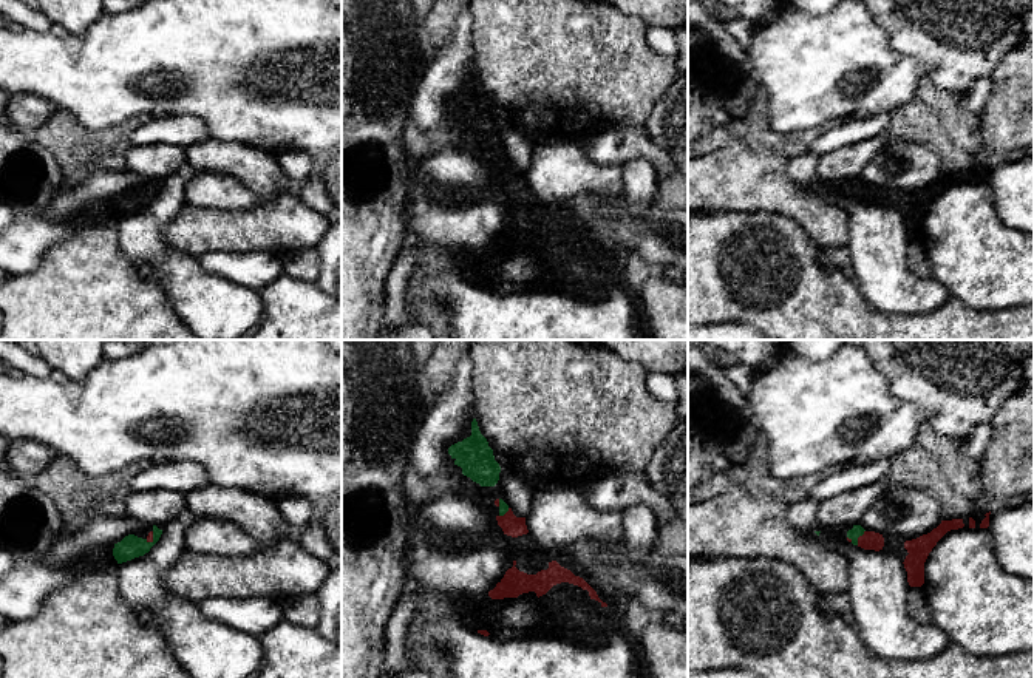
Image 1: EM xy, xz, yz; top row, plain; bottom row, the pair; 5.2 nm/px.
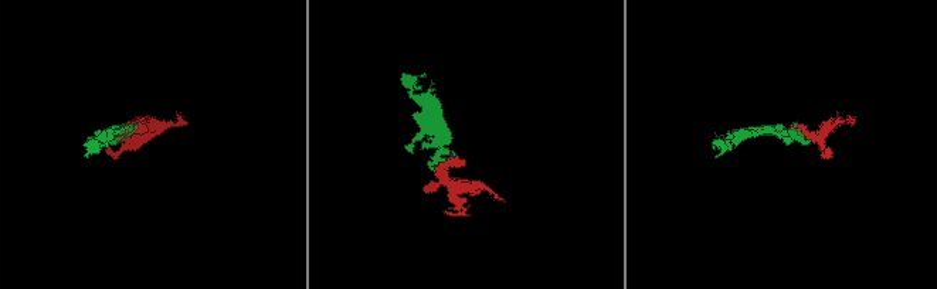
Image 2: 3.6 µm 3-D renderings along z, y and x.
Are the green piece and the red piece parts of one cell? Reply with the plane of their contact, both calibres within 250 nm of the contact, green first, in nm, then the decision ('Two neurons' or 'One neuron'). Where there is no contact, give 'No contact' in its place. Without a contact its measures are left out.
Touches green in yz. Thickness 60 nm (green) against 100 nm. One neuron

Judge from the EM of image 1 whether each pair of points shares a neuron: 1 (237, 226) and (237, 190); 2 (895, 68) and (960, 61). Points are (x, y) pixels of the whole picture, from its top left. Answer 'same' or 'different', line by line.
1: different
2: different

